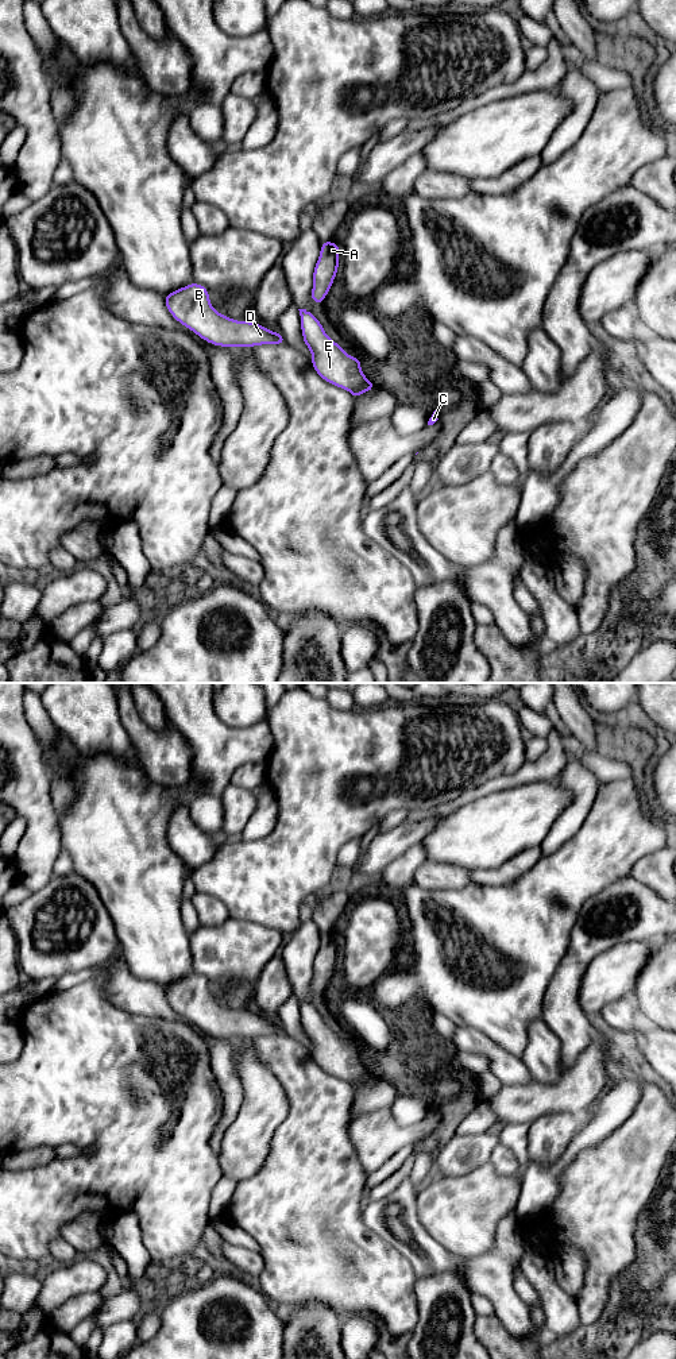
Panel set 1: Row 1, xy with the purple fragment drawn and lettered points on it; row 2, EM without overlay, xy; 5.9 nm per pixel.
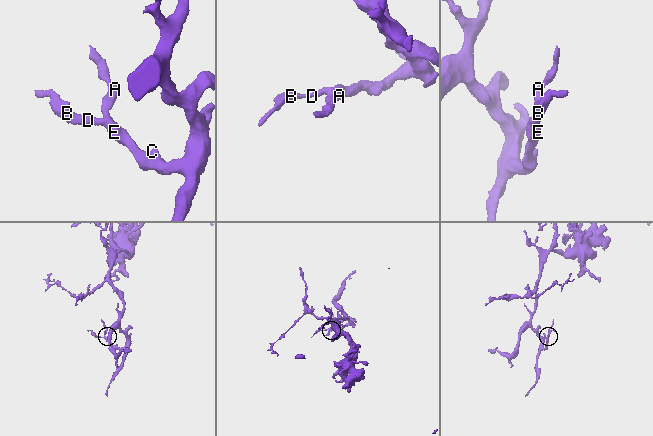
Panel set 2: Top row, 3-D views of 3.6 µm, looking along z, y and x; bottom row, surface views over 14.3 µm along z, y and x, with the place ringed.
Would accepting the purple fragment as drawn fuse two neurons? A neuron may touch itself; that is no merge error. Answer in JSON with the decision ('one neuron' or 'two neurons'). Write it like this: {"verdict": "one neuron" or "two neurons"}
{"verdict": "one neuron"}

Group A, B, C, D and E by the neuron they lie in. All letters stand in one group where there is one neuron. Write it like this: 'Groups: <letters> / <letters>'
Groups: A B C D E

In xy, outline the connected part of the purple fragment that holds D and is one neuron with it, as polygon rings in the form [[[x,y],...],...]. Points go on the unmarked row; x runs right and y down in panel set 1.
[[[196,973],[171,982],[165,989],[165,996],[171,1007],[193,1022],[202,1031],[219,1038],[255,1038],[263,1035],[285,1035],[283,1026],[251,1012],[237,1012],[219,1004],[209,992],[208,980]]]

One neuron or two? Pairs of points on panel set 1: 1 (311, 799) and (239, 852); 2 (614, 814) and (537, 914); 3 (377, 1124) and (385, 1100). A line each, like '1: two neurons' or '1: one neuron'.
1: one neuron
2: one neuron
3: two neurons

